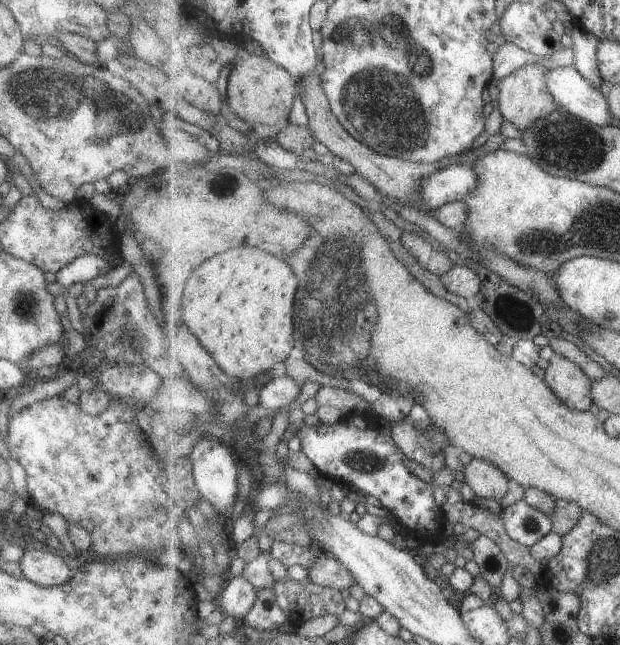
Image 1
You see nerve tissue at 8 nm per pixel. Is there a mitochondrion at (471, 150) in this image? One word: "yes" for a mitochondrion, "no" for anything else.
no

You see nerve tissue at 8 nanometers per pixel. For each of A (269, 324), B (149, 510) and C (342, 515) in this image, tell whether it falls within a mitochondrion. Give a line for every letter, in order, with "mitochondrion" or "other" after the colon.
A: other
B: mitochondrion
C: other

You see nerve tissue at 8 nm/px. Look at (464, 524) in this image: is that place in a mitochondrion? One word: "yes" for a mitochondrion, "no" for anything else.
no

